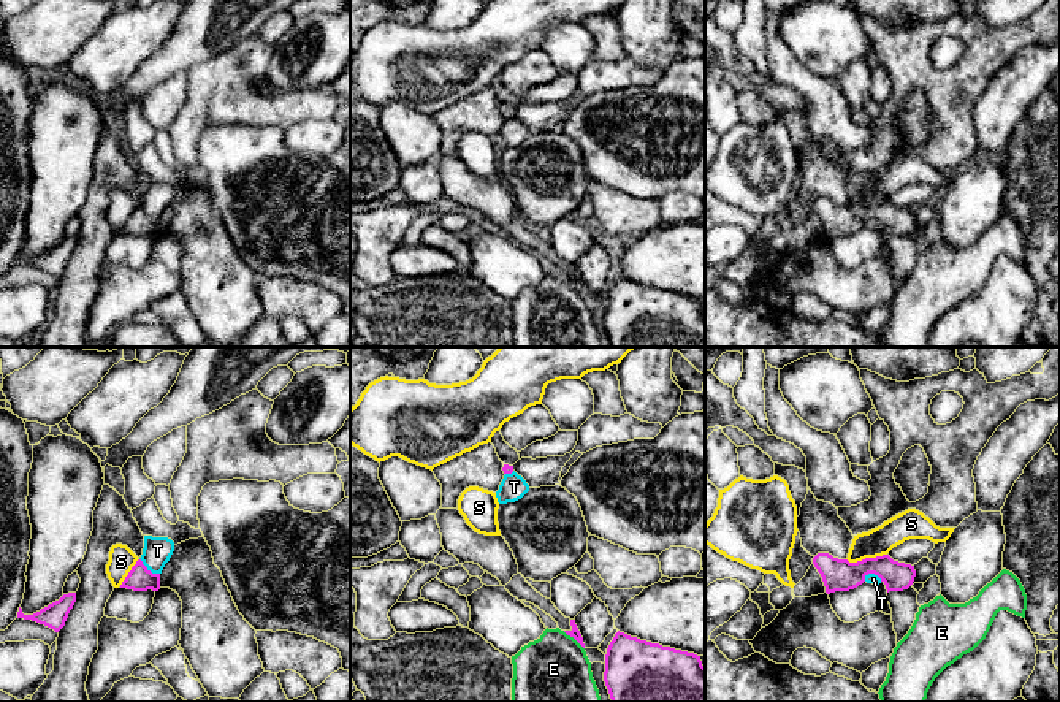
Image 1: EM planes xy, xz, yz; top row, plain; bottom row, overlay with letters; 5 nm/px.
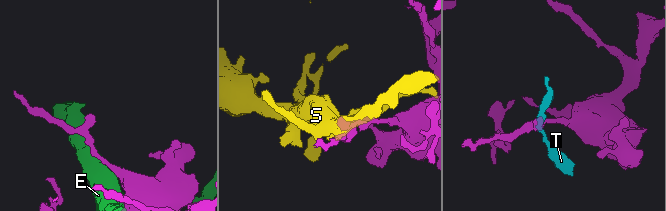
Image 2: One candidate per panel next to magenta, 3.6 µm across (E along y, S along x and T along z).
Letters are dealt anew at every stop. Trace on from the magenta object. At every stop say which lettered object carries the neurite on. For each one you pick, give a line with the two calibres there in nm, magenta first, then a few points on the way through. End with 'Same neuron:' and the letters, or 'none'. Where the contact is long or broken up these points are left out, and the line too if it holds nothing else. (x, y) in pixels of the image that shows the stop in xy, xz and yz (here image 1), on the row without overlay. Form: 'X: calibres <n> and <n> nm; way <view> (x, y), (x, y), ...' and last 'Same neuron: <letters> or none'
Same neuron: none

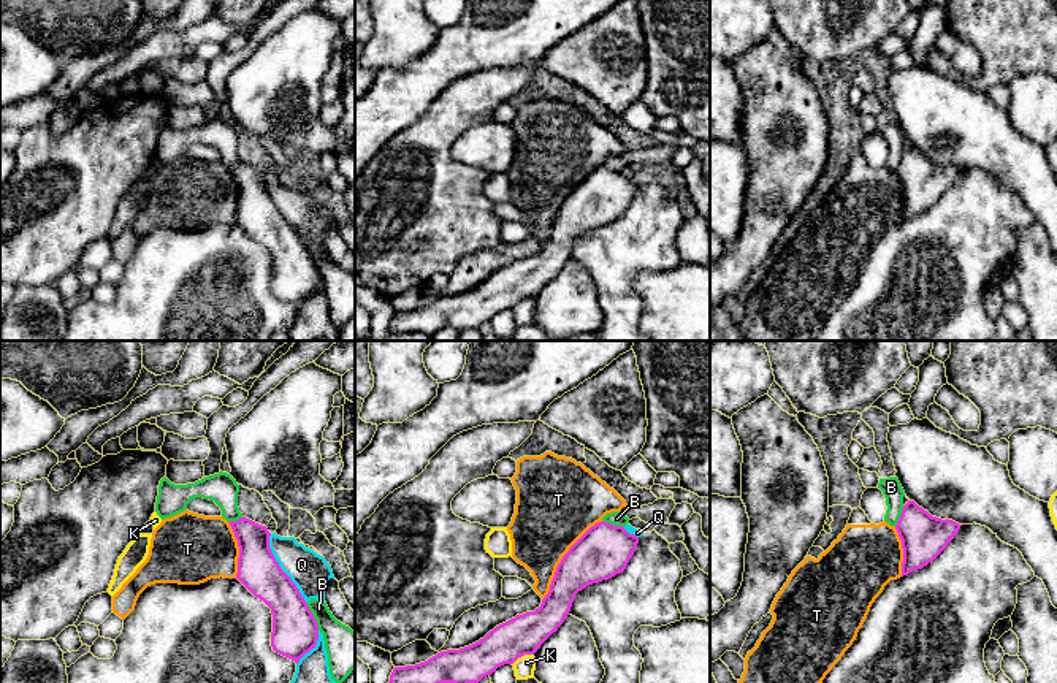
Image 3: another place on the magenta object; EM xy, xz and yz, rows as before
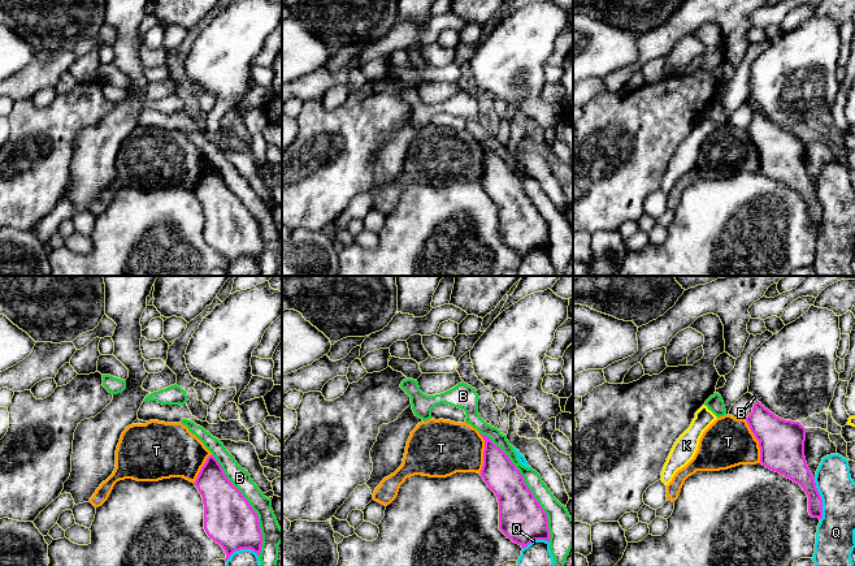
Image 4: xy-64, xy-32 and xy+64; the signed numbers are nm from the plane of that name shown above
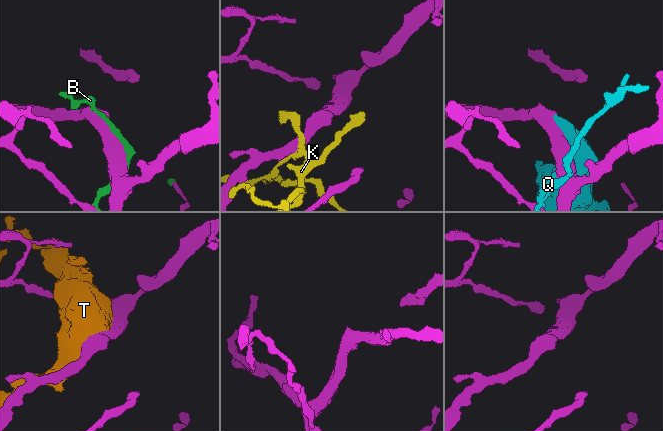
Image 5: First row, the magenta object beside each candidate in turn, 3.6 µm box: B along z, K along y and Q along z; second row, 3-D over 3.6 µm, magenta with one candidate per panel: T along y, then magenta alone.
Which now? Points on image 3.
T: calibres 280 and 380 nm
Same neuron: T

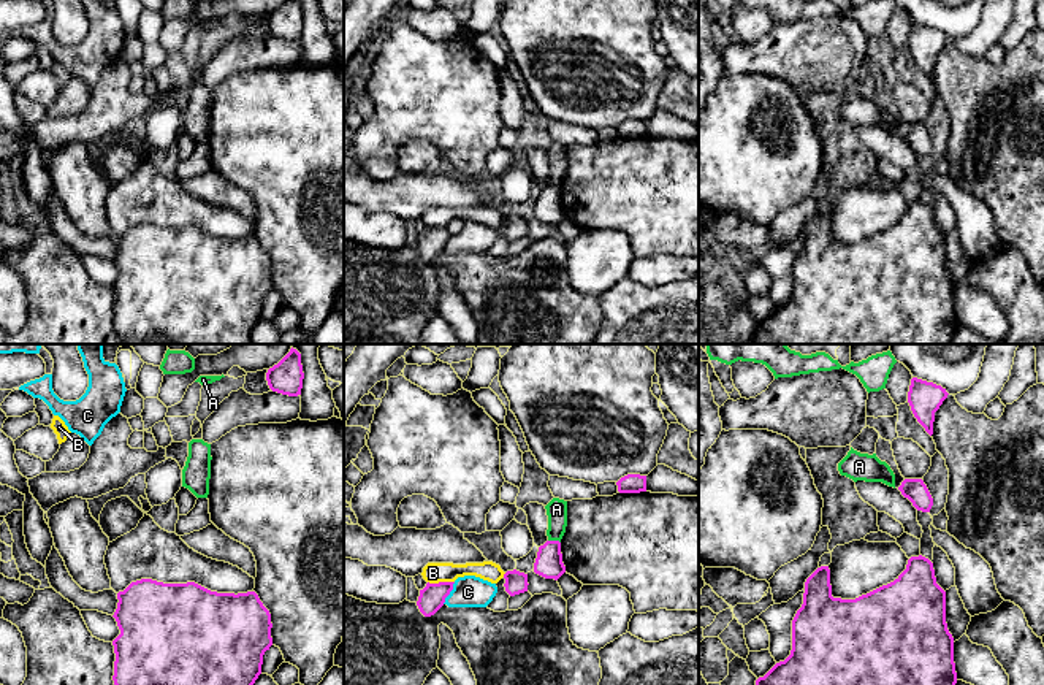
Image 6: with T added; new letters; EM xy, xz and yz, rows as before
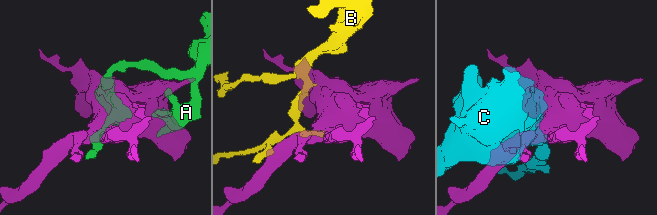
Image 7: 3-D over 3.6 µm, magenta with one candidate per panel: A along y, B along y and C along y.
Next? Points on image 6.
Same neuron: none

